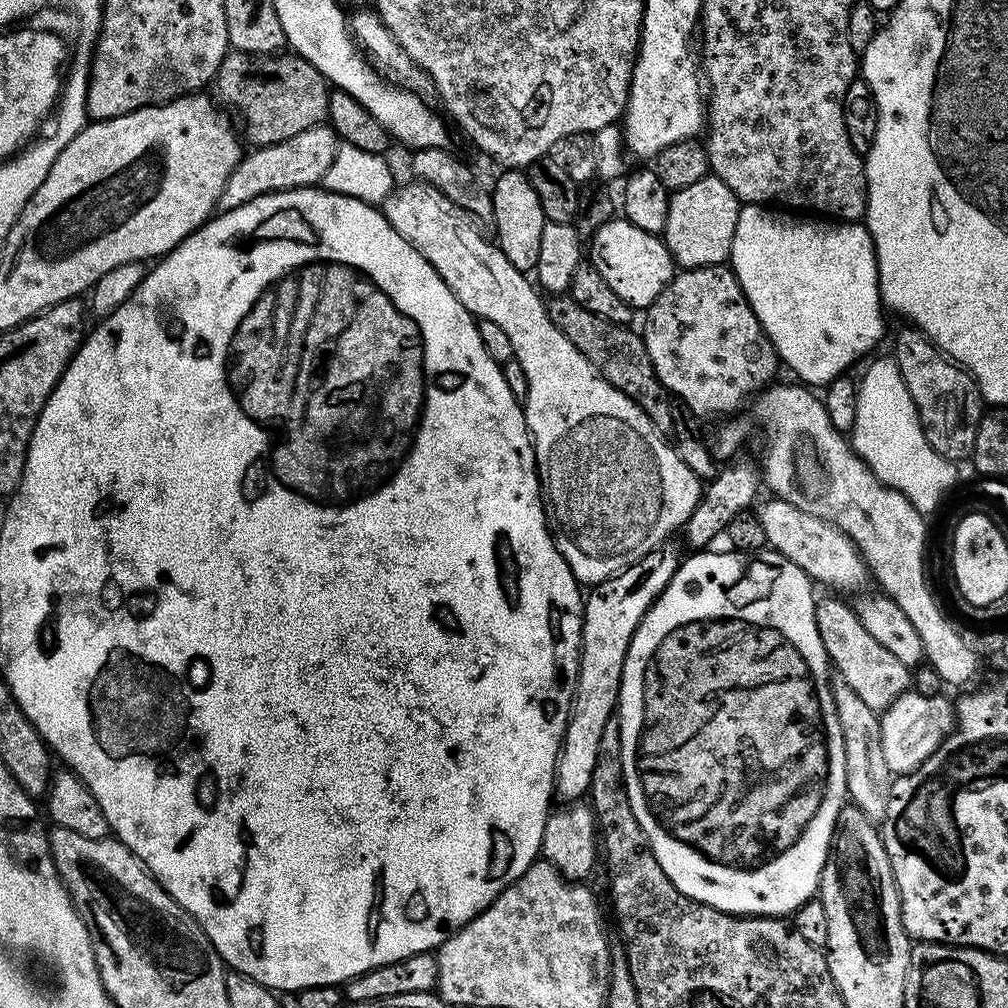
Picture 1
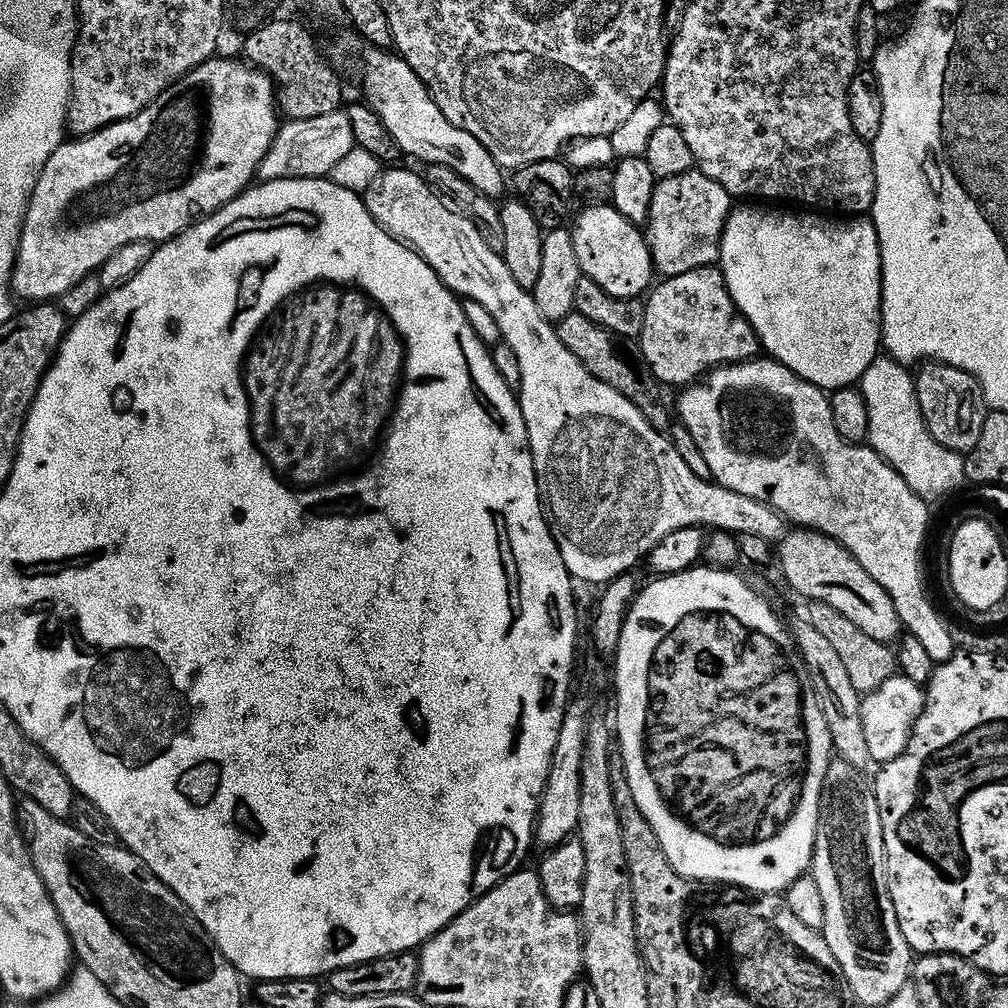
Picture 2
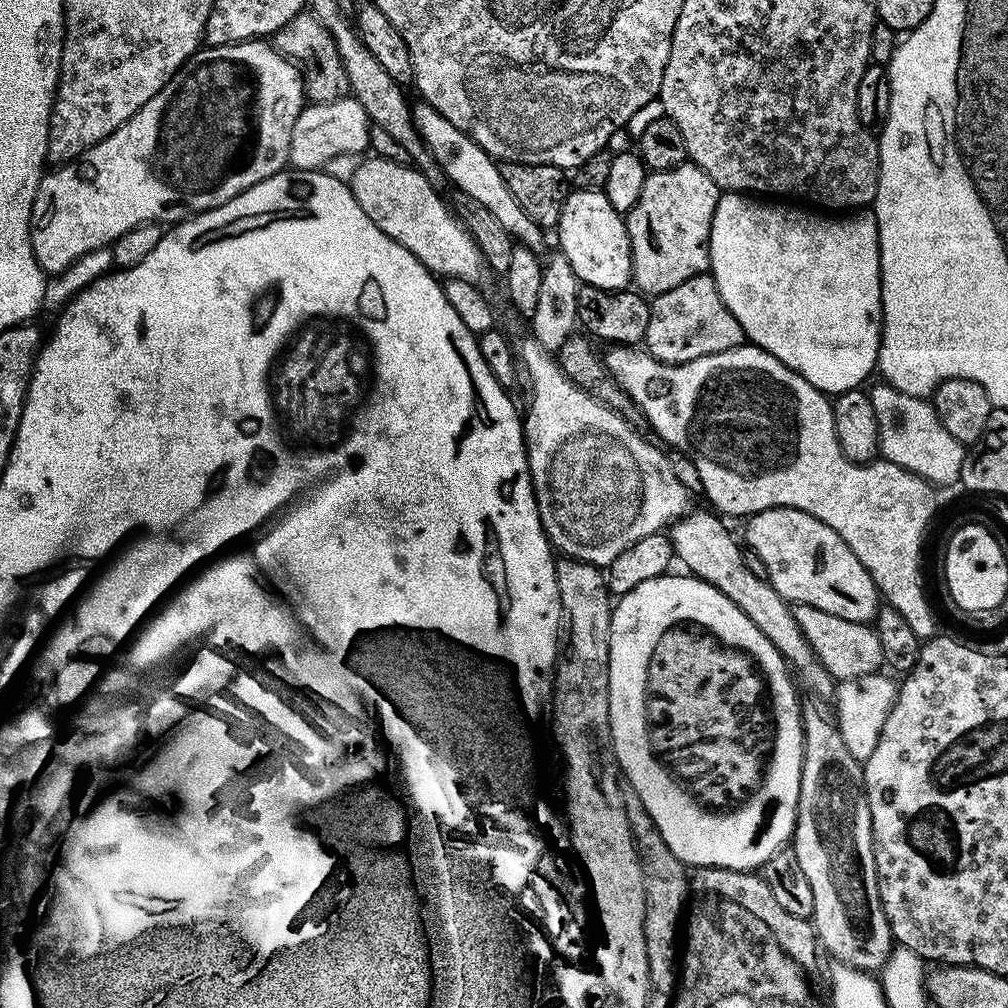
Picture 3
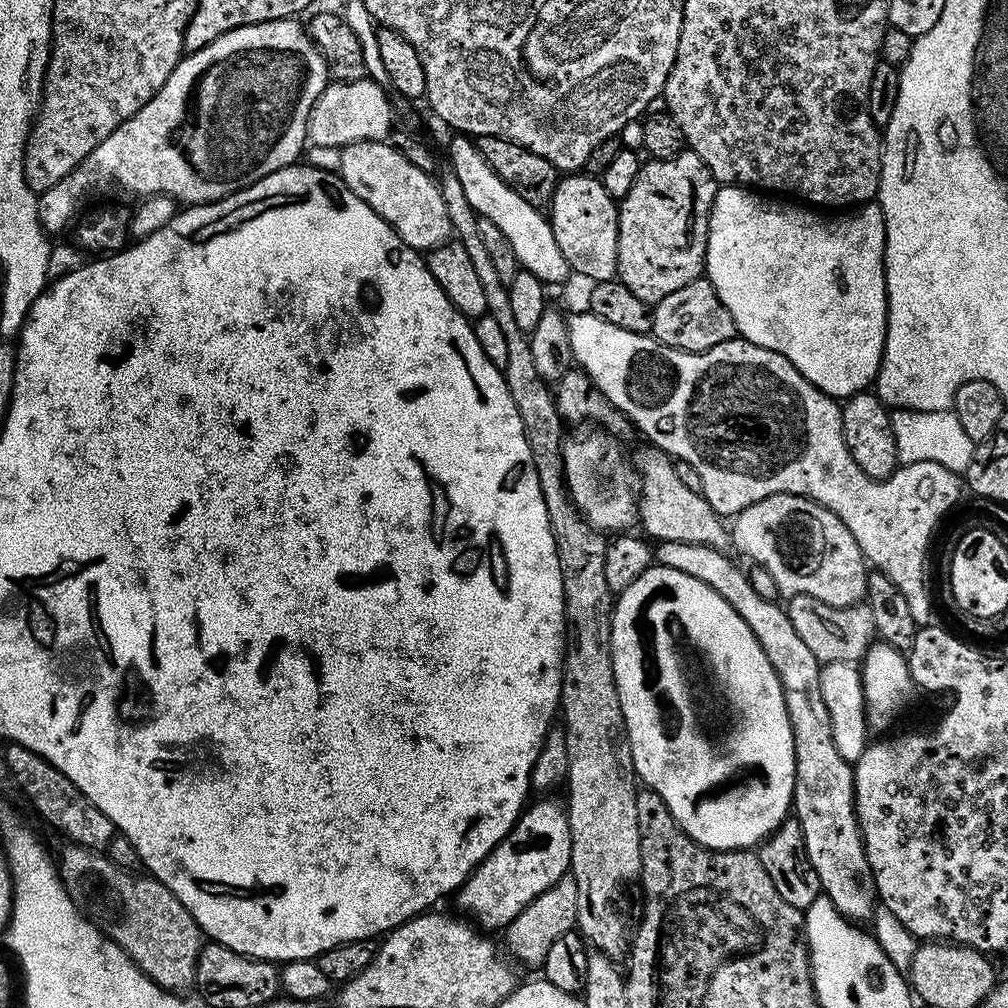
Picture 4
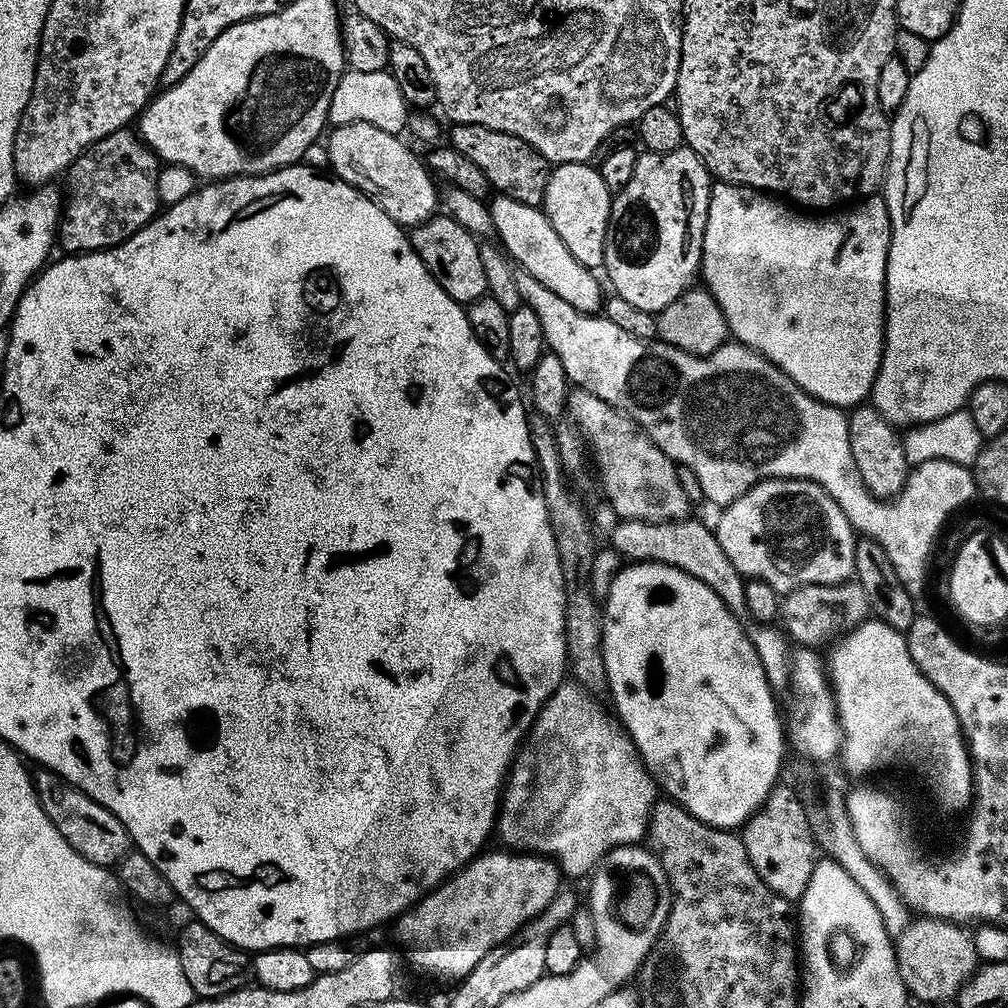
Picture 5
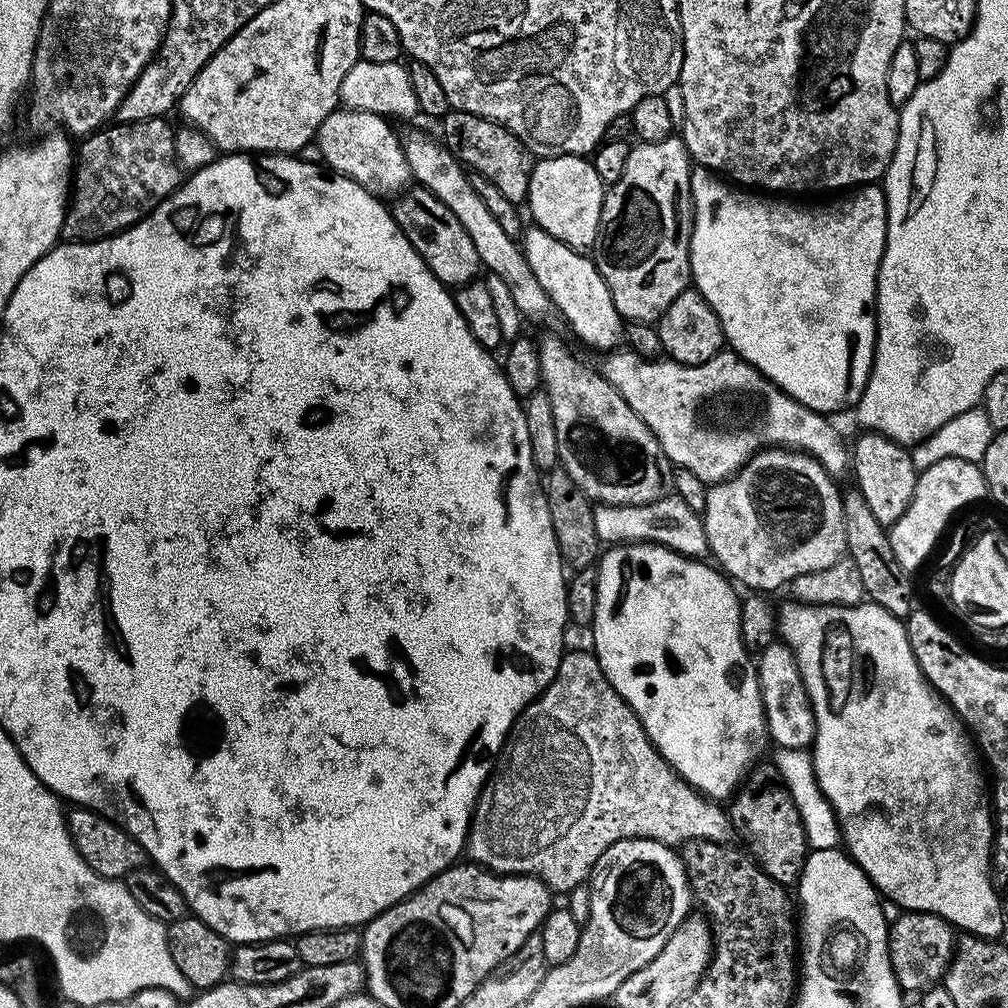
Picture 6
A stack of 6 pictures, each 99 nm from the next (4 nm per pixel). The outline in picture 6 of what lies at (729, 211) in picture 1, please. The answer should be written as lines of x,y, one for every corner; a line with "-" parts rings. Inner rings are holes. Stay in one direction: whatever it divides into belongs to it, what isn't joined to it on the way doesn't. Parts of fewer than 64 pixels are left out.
673,134
668,140
637,143
626,158
622,178
604,193
600,238
594,259
602,274
620,319
656,324
660,316
690,286
690,238
694,206
690,174
694,161
683,139

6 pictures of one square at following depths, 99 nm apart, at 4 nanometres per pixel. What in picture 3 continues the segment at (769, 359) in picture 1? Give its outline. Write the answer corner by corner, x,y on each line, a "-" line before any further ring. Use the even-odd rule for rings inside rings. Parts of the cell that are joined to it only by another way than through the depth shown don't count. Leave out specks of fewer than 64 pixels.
710,274
692,276
682,286
674,286
674,290
666,290
651,301
650,322
646,325
643,347
655,357
667,364
690,362
694,358
706,358
706,354
722,354
722,350
734,350
745,343
746,337
738,318
730,314
726,302
722,302
722,294
718,294
716,280

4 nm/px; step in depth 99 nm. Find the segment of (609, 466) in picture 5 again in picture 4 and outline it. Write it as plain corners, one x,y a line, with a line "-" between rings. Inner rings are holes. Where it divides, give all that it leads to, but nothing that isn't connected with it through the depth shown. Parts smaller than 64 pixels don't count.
644,446
634,456
634,467
638,477
638,524
653,541
690,542
721,550
729,547
730,532
725,521
716,515
701,493
689,490
682,483
674,470
673,457
658,447

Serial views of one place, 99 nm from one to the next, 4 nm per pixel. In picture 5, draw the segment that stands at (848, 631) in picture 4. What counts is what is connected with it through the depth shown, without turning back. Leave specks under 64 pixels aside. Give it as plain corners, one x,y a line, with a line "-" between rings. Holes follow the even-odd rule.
855,578
845,580
842,584
811,584
795,588
783,593
779,601
778,620
783,631
797,645
813,650
819,649
819,644
827,645
833,638
852,631
869,616
866,590
862,590

